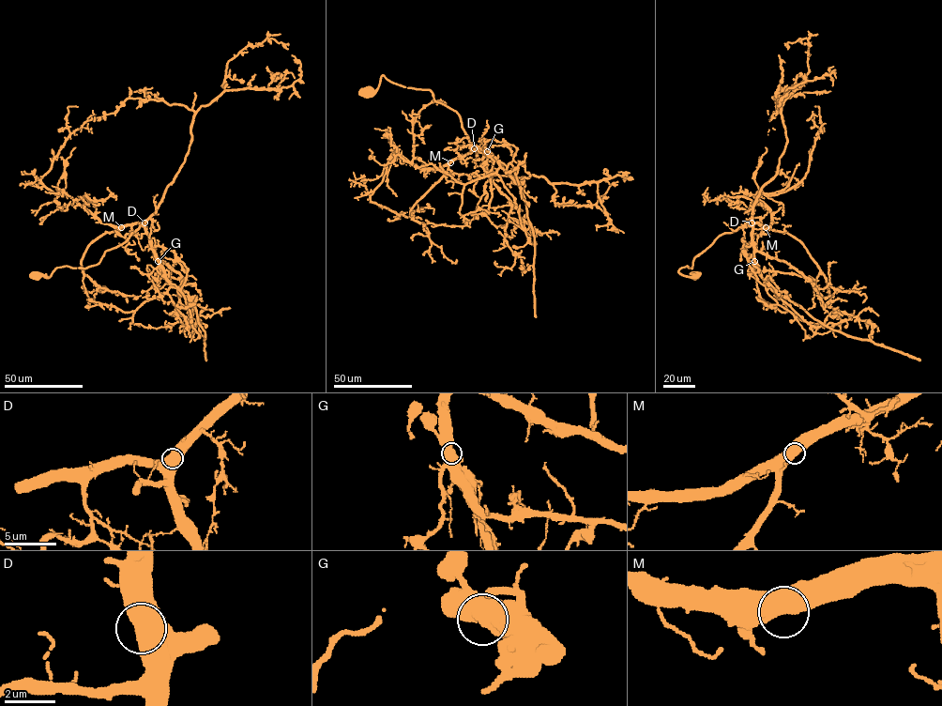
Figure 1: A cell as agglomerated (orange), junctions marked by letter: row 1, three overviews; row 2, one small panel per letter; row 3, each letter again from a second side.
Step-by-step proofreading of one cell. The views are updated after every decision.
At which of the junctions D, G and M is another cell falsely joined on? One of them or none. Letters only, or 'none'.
G

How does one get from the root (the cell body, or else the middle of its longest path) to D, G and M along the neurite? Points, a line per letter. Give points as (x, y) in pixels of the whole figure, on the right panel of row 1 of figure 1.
D: (696, 275), (682, 275), (678, 270), (685, 266), (691, 268), (693, 259), (720, 236), (751, 226), (752, 222)
G: (696, 275), (682, 275), (678, 270), (691, 268), (693, 259), (720, 236), (744, 226), (752, 227), (754, 261)
M: (696, 275), (682, 275), (678, 270), (685, 266), (691, 268), (693, 259), (720, 236), (755, 222), (766, 227)

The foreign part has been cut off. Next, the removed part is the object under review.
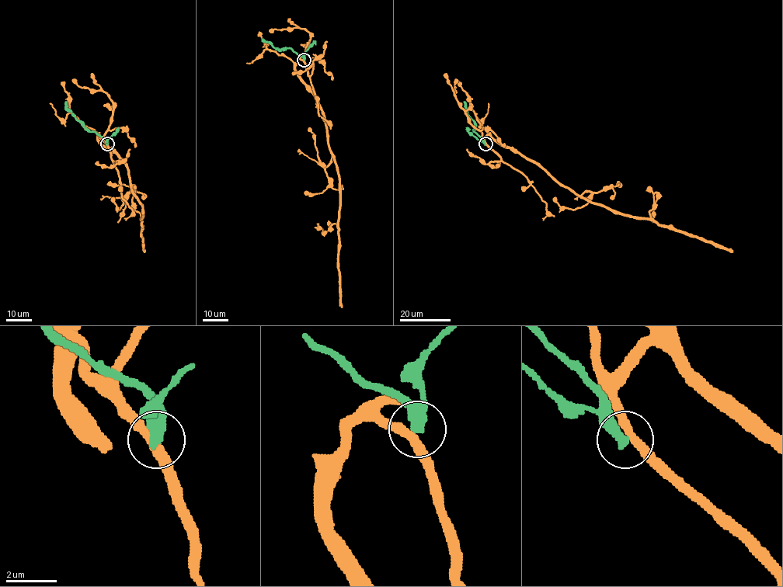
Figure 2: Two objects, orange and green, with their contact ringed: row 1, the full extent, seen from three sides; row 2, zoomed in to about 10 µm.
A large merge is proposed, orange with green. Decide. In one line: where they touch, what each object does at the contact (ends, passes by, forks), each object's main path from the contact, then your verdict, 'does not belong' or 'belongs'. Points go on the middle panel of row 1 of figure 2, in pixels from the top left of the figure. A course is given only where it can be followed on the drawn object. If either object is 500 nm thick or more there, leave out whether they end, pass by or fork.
(304, 60) | orange passes by | green ends | orange via (304, 60), (297, 59), (295, 71), (321, 111), (328, 147), (339, 175), (339, 269), (342, 307) | green via (304, 60), (290, 48), (277, 50), (262, 38) | does not belong

